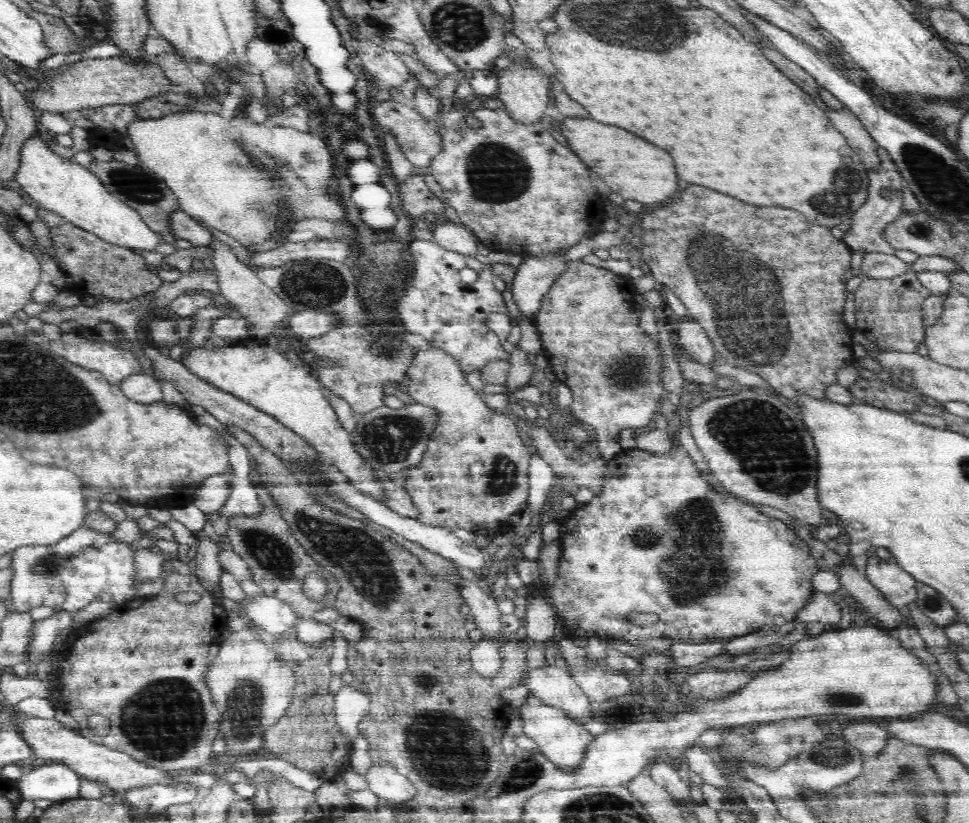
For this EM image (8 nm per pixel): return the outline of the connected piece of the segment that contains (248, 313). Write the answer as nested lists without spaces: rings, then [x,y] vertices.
[[[213,237],[212,242],[208,242],[208,247],[212,249],[211,264],[215,269],[222,294],[228,300],[228,305],[238,312],[238,318],[246,320],[249,327],[246,339],[264,342],[264,338],[272,334],[276,324],[280,324],[284,318],[292,318],[296,313],[293,306],[284,302],[266,283],[262,282],[257,272],[240,261],[228,245]]]

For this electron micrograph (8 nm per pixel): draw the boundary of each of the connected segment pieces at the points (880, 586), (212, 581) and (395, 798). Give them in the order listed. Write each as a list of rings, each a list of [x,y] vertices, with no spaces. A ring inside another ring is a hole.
[[[876,555],[868,557],[865,576],[882,595],[899,608],[914,604],[917,597],[917,580],[894,560],[882,560]]]
[[[214,535],[210,537],[200,536],[195,557],[196,580],[217,599],[221,597],[217,586],[220,584],[221,574],[224,572],[218,561],[218,554],[222,548]]]
[[[380,764],[368,767],[365,772],[368,788],[376,797],[392,804],[402,805],[416,797],[415,786],[392,765]]]

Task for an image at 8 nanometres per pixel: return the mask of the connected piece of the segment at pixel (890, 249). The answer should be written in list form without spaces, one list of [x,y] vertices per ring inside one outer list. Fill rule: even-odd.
[[[886,149],[880,150],[878,157],[880,157],[880,166],[876,167],[874,172],[871,170],[868,172],[867,201],[851,216],[851,228],[838,234],[852,254],[860,251],[864,253],[880,252],[882,254],[895,254],[894,252],[896,252],[896,248],[885,241],[884,232],[901,214],[904,200],[901,188],[904,185],[907,186],[907,182],[902,178],[900,170],[897,169],[896,163]]]

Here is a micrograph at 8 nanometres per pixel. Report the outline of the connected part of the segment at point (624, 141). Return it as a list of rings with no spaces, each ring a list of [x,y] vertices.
[[[578,115],[566,116],[559,127],[571,150],[590,171],[600,175],[600,180],[606,182],[611,192],[620,194],[624,200],[636,200],[644,206],[658,206],[672,198],[674,190],[678,190],[678,176],[672,156],[636,134],[632,136],[622,128],[606,126],[596,120],[582,120]]]

